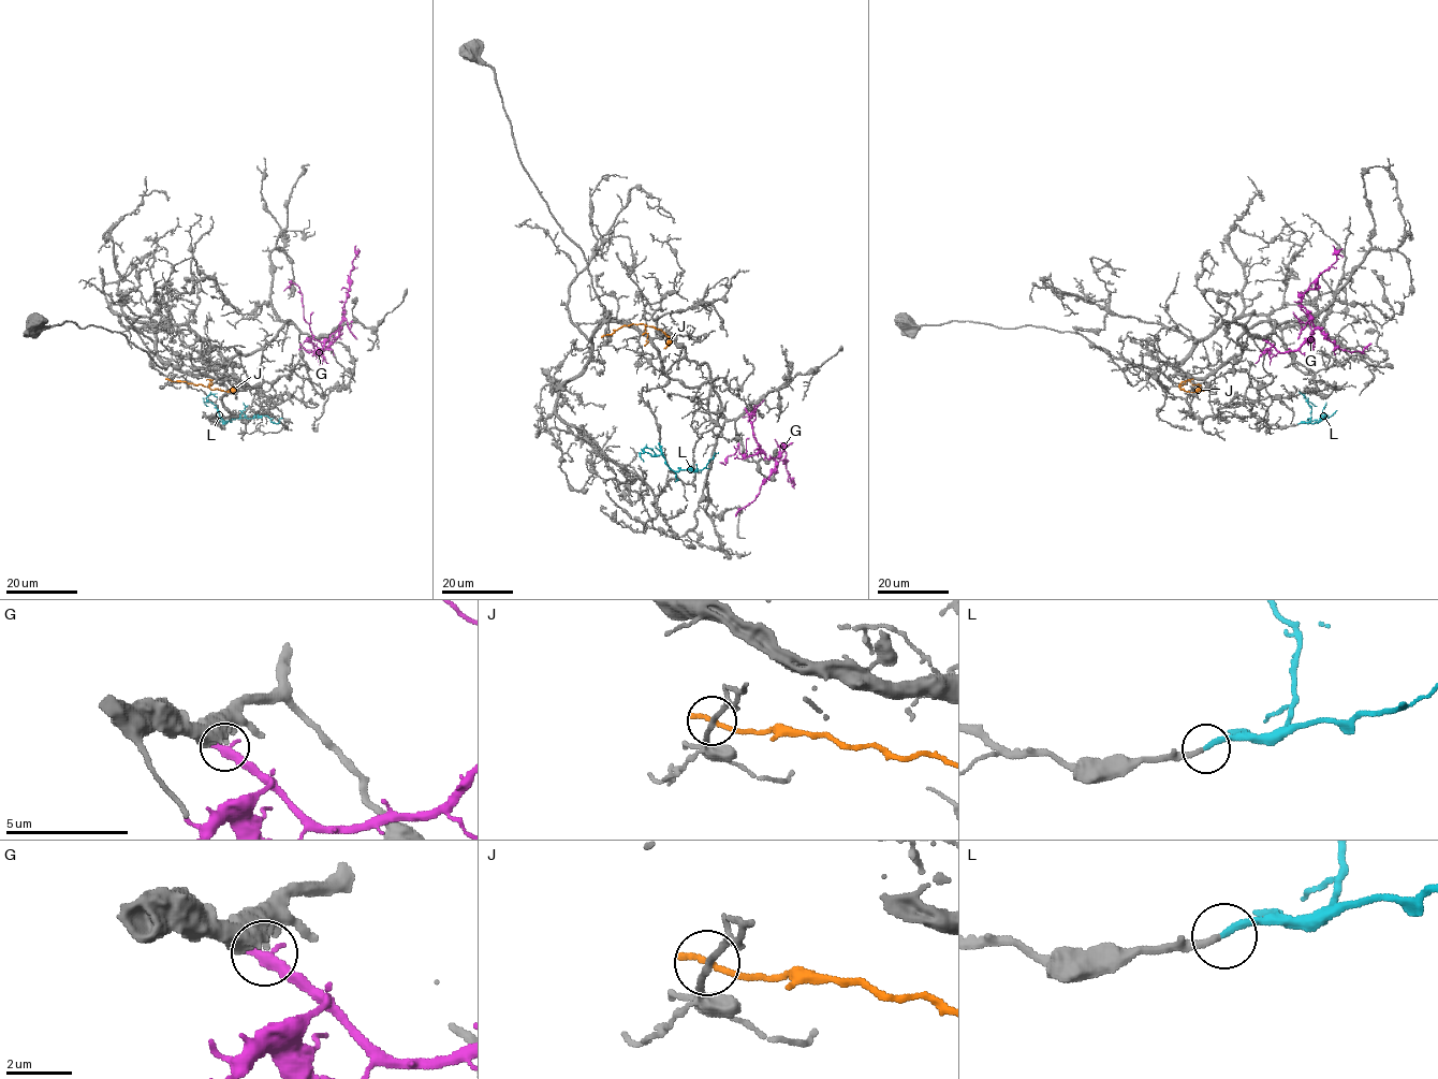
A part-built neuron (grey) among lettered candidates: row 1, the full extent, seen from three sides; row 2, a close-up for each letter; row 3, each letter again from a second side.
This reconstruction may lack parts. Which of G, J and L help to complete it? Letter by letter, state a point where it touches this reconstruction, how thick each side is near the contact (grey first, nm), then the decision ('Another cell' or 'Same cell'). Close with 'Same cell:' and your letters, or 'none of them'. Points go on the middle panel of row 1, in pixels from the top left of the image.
G: Touches grey at (746, 410). Thickness 400 nm (grey) against 440 nm. Another cell
J: Touches grey at (604, 335). Thickness 170 nm (grey) against 240 nm. Another cell
L: Touches grey at (659, 443). Thickness 200 nm (grey) against 240 nm. Same cell
Same cell: L

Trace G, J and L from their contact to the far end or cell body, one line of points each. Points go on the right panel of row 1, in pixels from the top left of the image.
G: (1266, 340), (1280, 352), (1289, 352), (1314, 333), (1315, 325), (1301, 301), (1336, 262), (1332, 246)
J: (1190, 379), (1179, 384), (1180, 390), (1203, 391)
L: (1299, 424), (1326, 418), (1325, 414), (1315, 423), (1307, 419)

